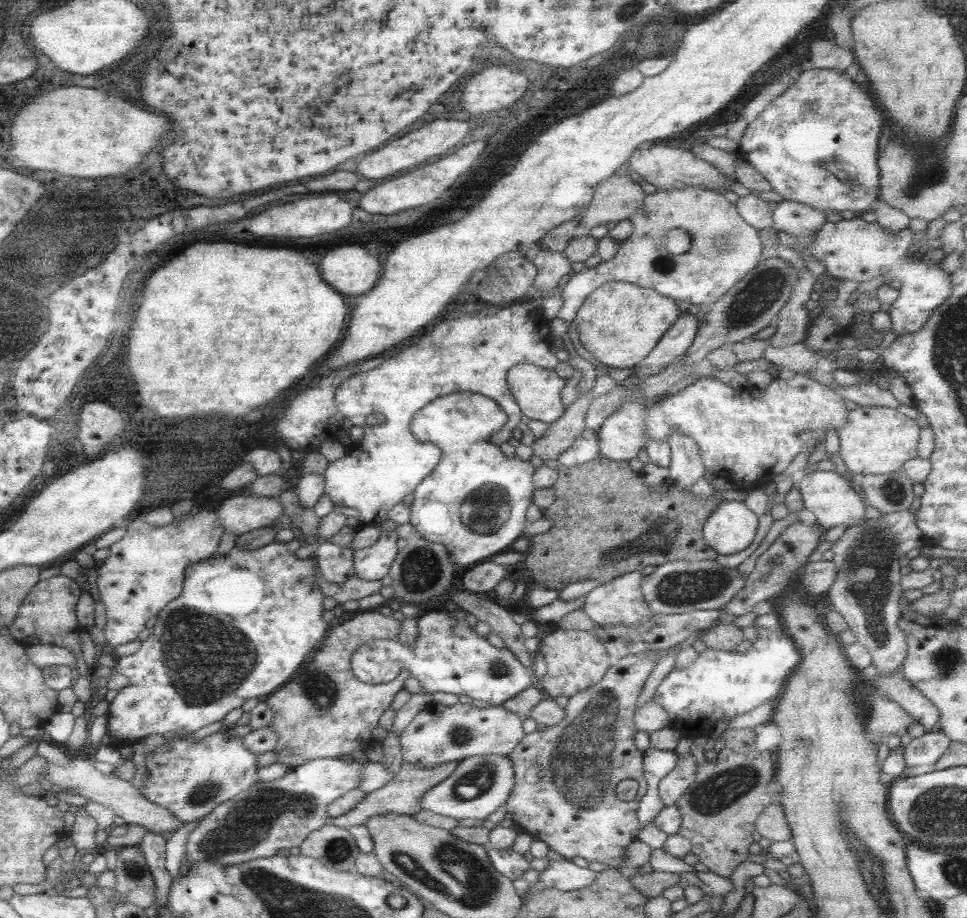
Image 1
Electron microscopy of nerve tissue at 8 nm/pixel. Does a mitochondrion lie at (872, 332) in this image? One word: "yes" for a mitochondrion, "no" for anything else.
no

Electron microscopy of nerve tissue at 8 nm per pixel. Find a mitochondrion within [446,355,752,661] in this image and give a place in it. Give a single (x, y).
(685, 587)

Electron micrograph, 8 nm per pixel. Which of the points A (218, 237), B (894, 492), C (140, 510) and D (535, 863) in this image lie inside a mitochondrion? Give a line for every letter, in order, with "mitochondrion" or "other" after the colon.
A: other
B: mitochondrion
C: other
D: other

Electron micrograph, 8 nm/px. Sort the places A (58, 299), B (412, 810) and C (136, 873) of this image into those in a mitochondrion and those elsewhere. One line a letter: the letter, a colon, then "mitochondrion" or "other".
A: mitochondrion
B: other
C: mitochondrion

